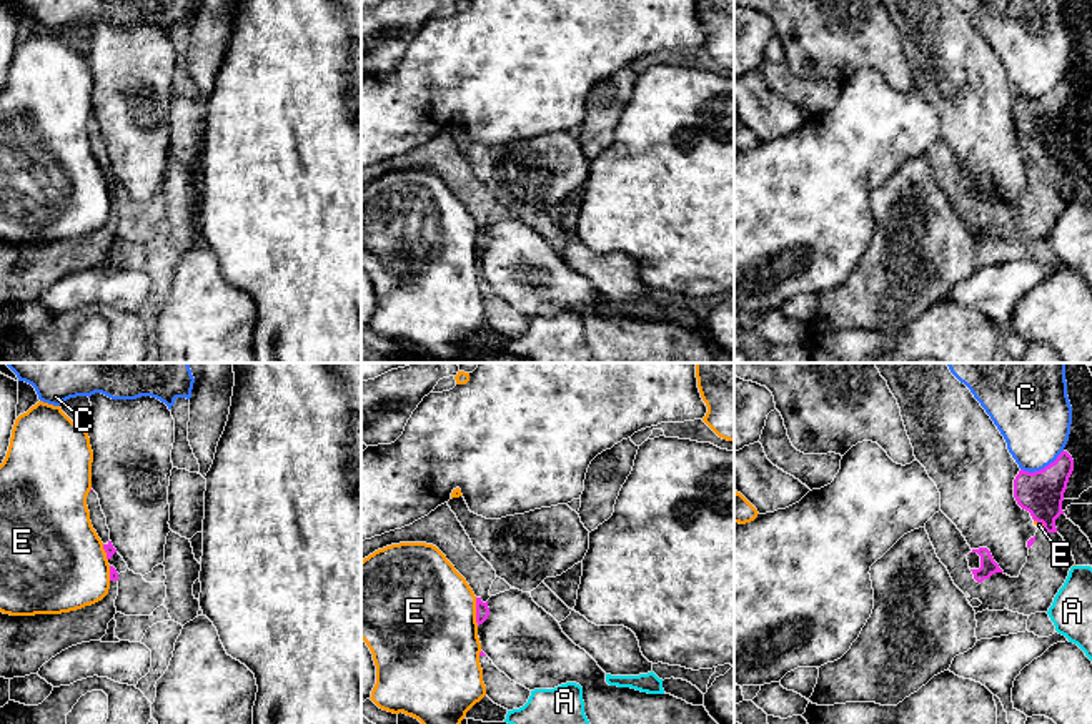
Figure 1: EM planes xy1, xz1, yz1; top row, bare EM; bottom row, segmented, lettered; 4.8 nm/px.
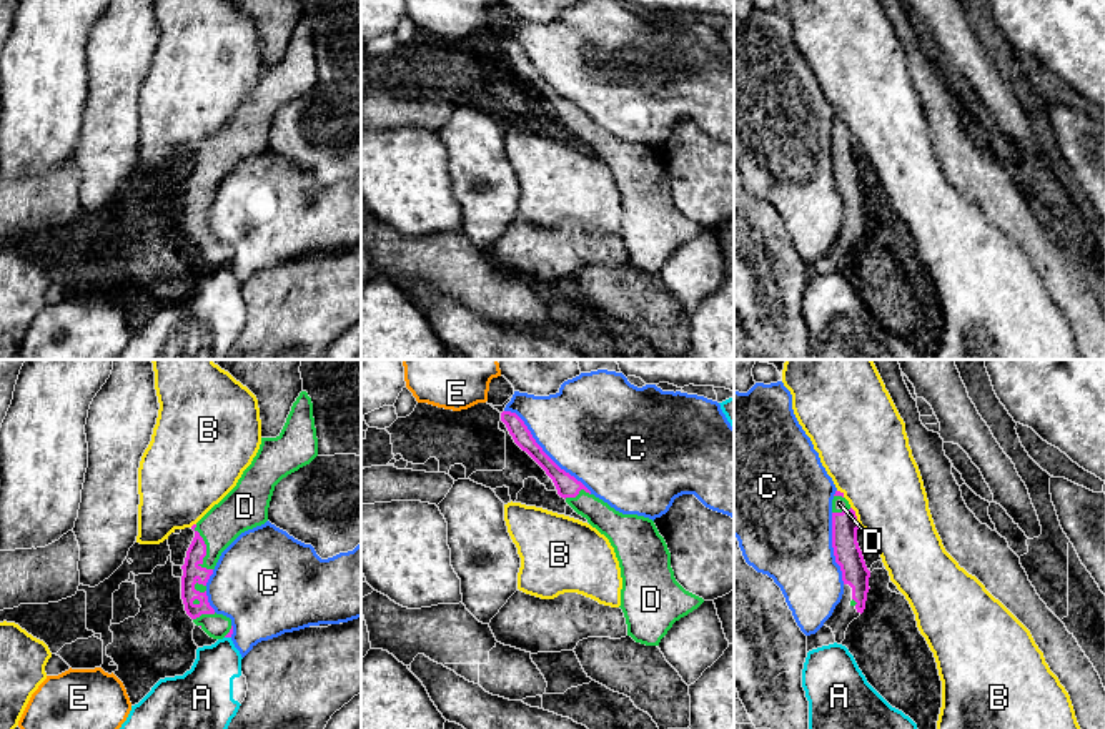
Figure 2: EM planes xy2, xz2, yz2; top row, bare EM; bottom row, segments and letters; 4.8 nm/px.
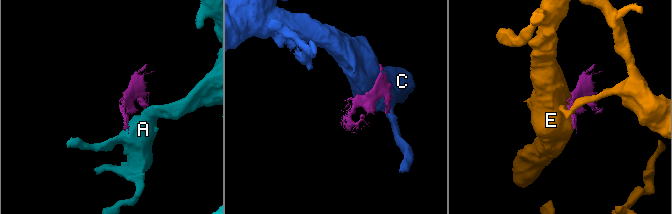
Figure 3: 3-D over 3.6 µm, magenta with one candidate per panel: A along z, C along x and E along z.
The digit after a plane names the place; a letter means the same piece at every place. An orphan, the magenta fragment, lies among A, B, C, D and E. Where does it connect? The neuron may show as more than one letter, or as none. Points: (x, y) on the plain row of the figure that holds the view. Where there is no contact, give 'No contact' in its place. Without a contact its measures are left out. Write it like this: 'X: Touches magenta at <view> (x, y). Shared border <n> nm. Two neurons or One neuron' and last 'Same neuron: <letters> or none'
A: Touches magenta at xy2 (228, 263). Shared border 30 nm. Two neurons
B: Touches magenta at yz2 (856, 143). Shared border 110 nm. Two neurons
C: Touches magenta at xz2 (543, 79). Shared border 600 nm. Two neurons
D: Touches magenta at xy2 (205, 177). Shared border 240 nm. One neuron
E: Touches magenta at xz1 (476, 238). Shared border 140 nm. Two neurons
Same neuron: D

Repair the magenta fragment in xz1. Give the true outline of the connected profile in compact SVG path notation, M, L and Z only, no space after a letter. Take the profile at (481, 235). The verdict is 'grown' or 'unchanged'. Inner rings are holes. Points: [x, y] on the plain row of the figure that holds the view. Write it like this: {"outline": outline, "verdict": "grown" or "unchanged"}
{"outline": "M448 130L410 153L361 168L361 188L378 176L400 170L426 170L436 173L473 216L476 223L478 253L488 246L489 216L496 206L496 198L476 178Z", "verdict": "grown"}

